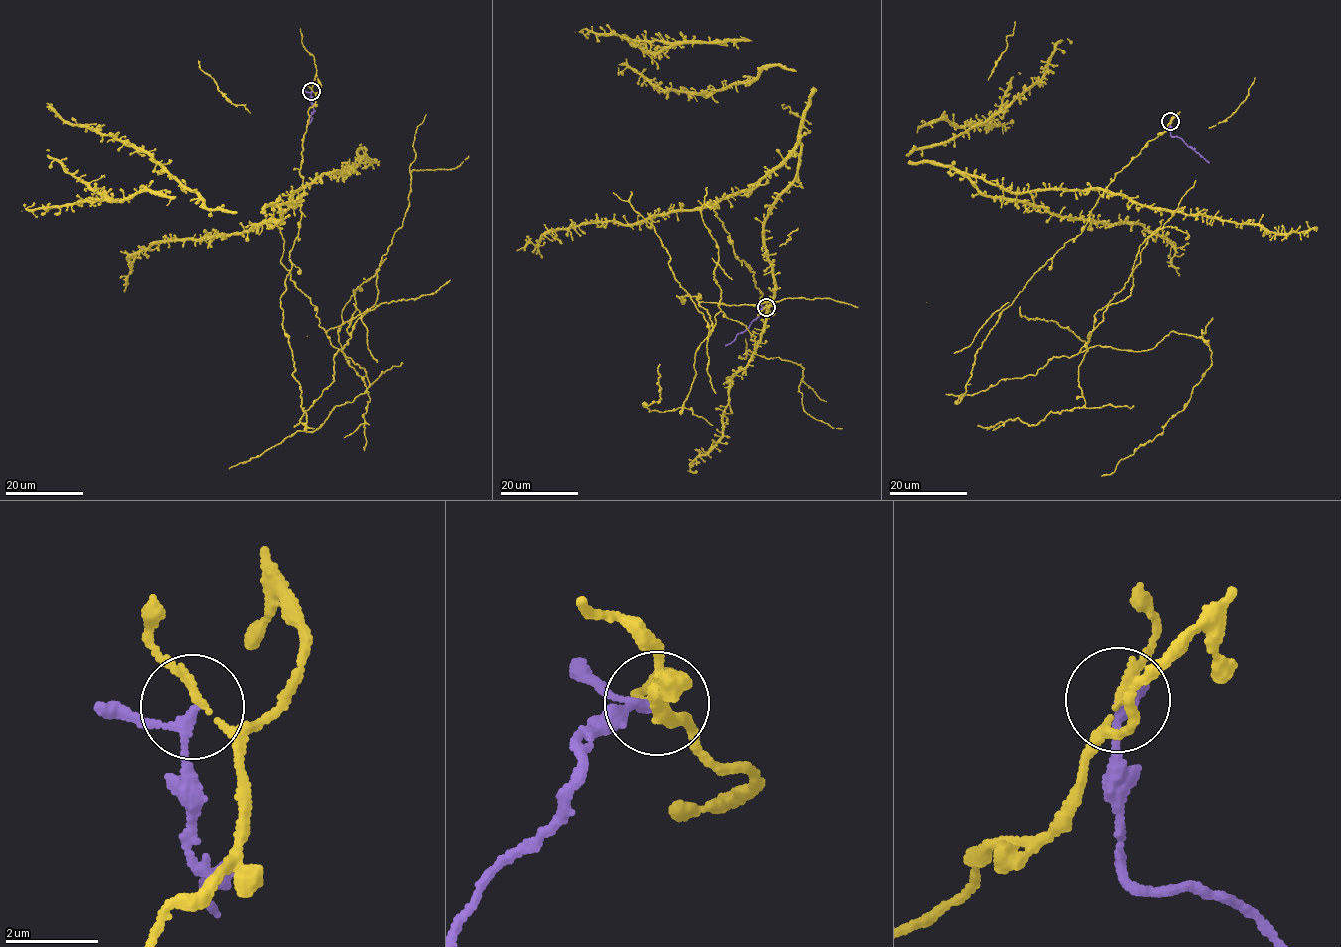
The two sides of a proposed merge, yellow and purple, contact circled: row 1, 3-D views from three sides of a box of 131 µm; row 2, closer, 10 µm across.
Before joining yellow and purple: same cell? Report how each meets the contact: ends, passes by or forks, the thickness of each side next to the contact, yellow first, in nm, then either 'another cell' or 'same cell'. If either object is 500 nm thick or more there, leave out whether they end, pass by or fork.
yellow passes by; purple passes by; calibres 140 and 150 nm; another cell

